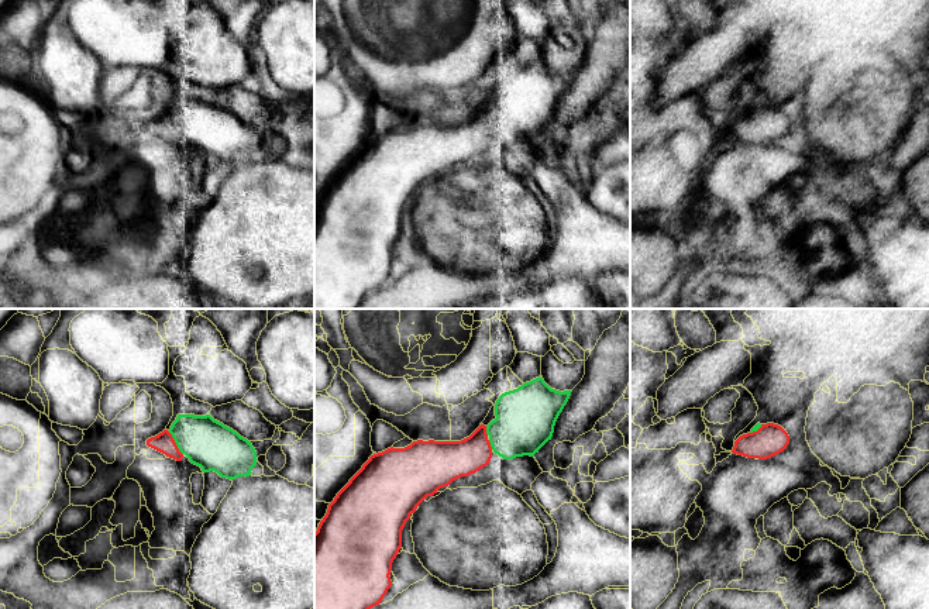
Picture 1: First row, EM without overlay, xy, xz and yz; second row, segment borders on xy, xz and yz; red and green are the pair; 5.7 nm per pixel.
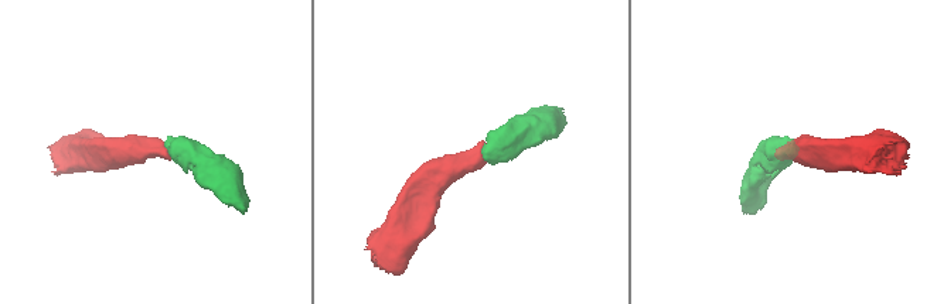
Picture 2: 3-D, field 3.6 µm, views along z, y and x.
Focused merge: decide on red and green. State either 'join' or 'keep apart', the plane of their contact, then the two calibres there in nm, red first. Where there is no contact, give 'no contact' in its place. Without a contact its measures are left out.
join; meets red in xy; 120 nm thick on the red side, 280 nm on the other

